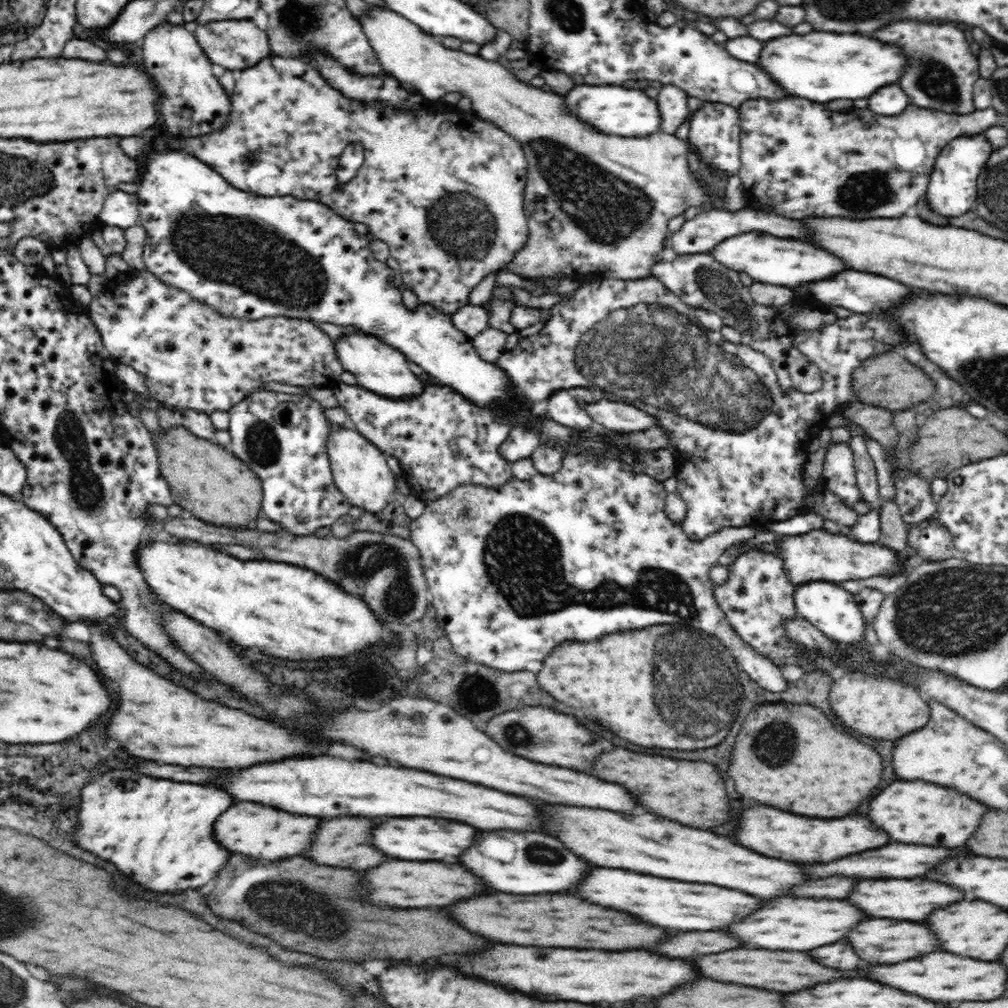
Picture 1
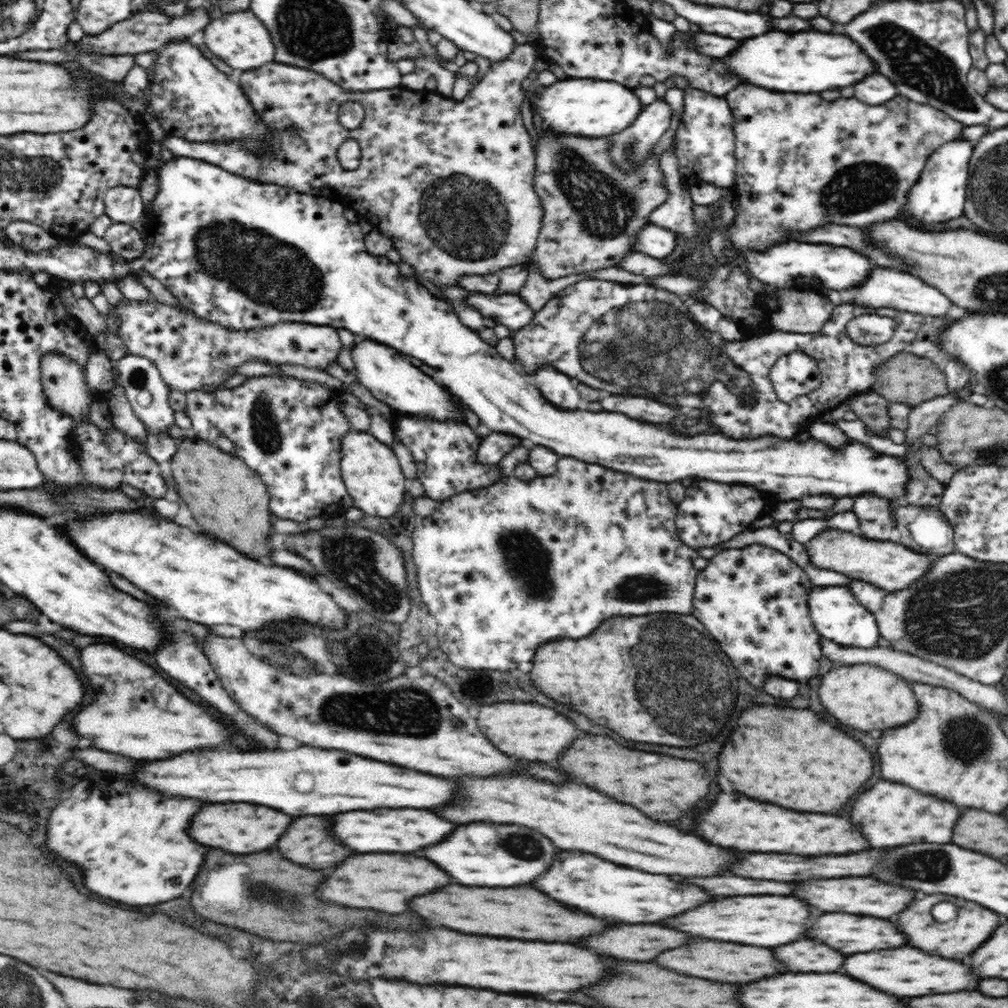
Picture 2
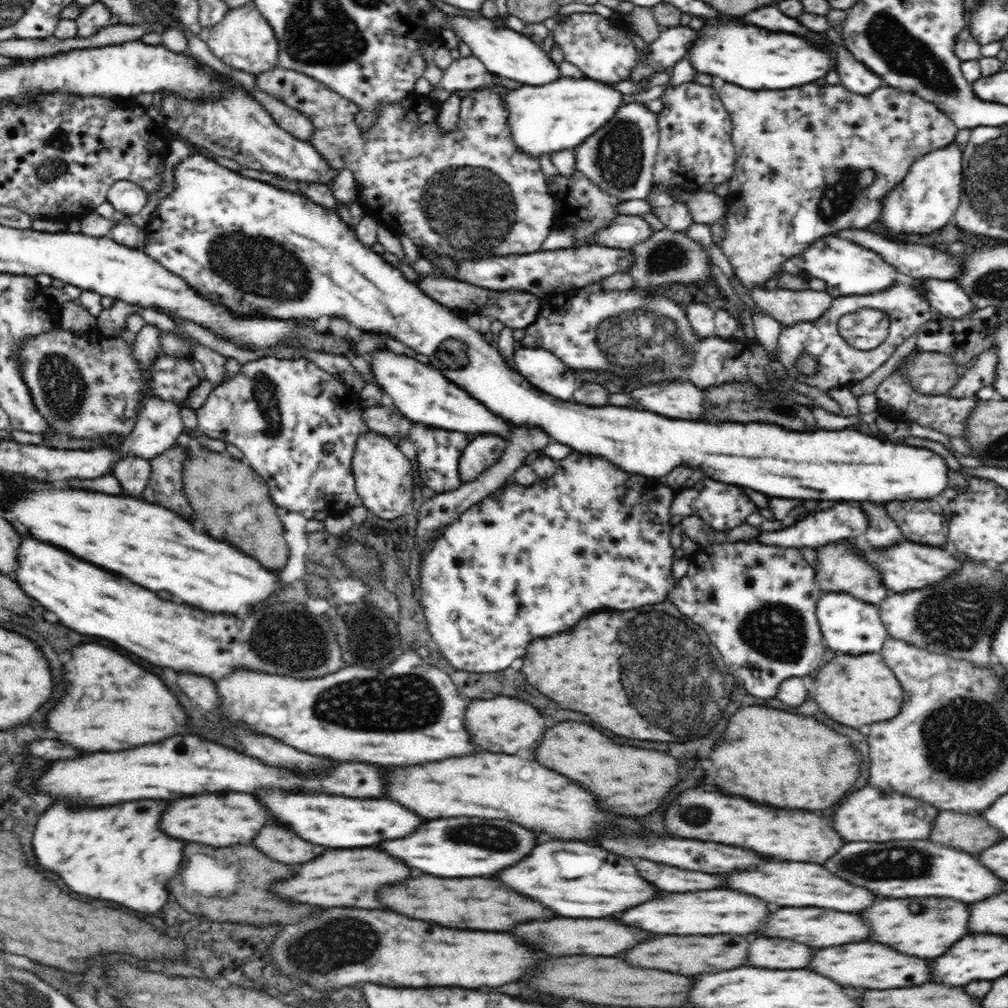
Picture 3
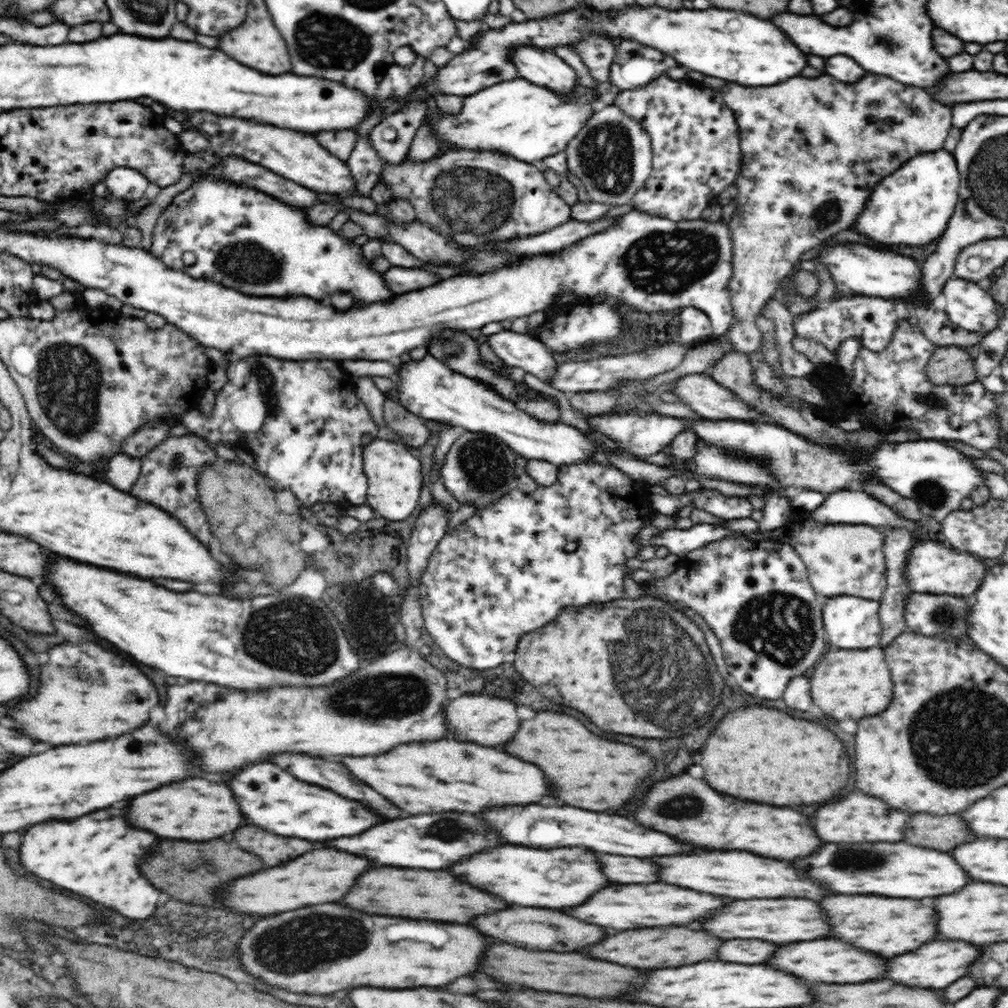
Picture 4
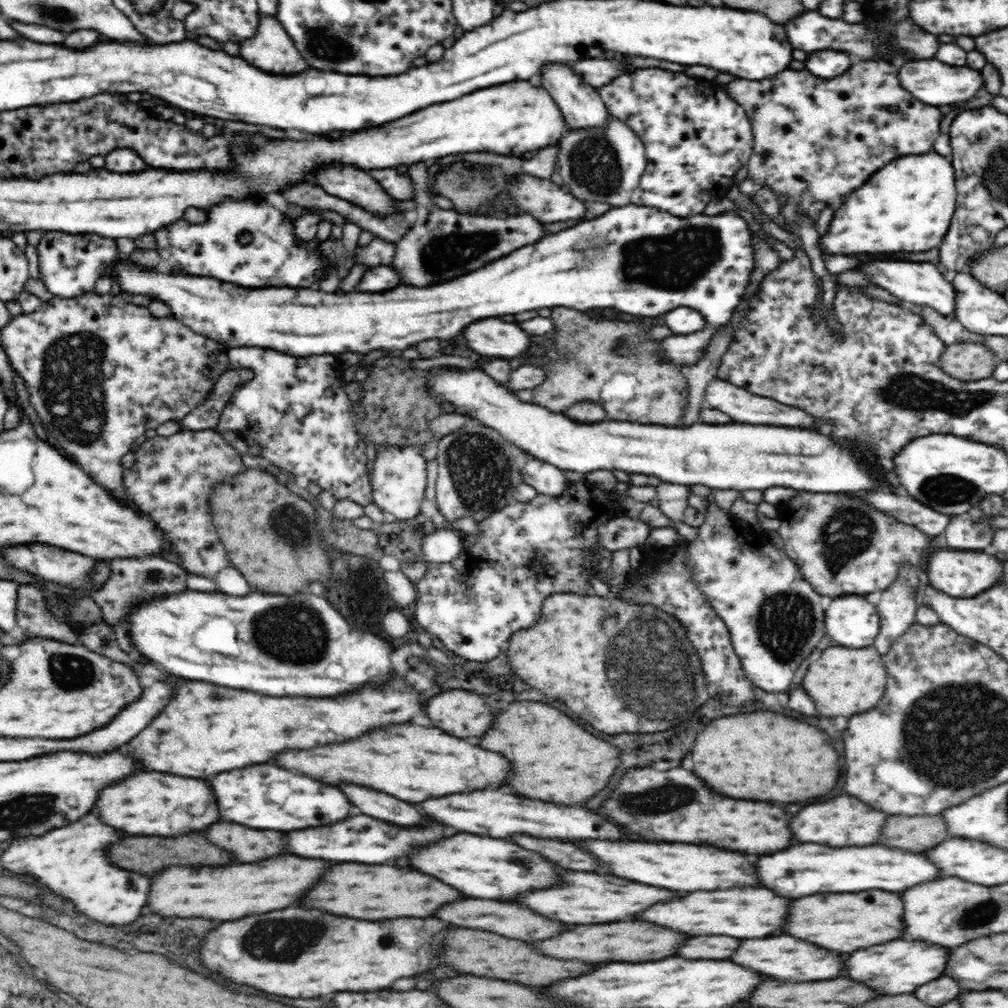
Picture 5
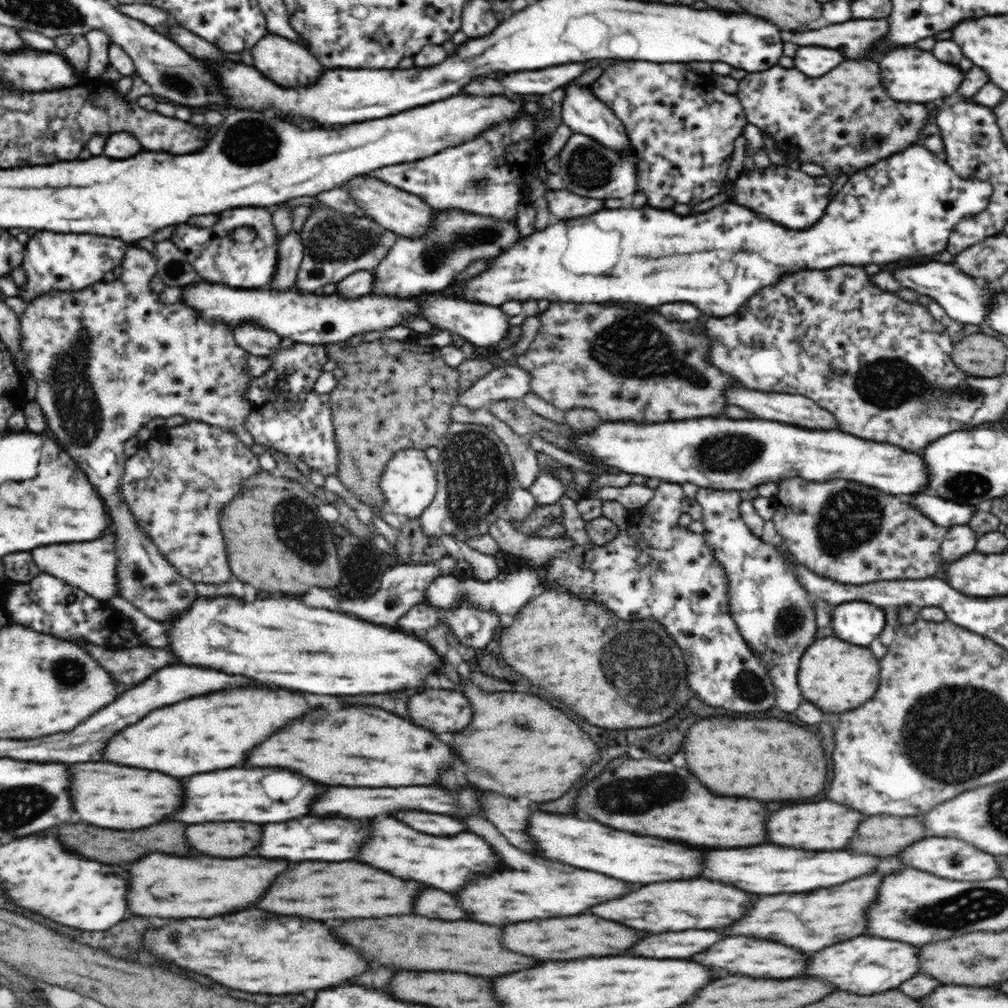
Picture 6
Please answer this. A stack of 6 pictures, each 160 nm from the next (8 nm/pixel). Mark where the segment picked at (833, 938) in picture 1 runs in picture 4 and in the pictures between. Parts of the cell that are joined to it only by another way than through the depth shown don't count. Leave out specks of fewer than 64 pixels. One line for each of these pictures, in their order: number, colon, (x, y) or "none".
2: (767, 921)
3: (713, 911)
4: (623, 907)

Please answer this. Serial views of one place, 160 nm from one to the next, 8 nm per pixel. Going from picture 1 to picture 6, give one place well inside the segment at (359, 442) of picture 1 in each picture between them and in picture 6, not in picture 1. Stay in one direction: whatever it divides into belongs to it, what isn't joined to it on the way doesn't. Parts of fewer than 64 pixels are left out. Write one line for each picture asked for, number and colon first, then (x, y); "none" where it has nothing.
2: (370, 470)
3: (383, 477)
4: (394, 475)
5: (398, 479)
6: (409, 481)

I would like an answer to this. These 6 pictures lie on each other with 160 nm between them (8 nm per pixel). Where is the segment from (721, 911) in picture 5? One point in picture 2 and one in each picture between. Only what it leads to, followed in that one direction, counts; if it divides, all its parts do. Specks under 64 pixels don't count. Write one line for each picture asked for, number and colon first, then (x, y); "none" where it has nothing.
2: (847, 933)
3: (823, 928)
4: (781, 920)

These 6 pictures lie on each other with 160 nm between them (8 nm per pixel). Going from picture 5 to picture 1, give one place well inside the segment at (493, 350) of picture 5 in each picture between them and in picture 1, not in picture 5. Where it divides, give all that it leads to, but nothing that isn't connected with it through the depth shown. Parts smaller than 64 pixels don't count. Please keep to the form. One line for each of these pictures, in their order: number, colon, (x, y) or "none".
1: (562, 407)
2: (557, 388)
3: (543, 369)
4: (521, 350)

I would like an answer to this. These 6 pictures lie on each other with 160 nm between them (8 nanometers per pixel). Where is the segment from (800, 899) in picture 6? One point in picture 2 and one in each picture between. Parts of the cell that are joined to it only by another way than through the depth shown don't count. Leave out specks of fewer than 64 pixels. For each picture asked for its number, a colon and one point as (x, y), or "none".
2: (956, 939)
3: (926, 935)
4: (887, 926)
5: (843, 922)

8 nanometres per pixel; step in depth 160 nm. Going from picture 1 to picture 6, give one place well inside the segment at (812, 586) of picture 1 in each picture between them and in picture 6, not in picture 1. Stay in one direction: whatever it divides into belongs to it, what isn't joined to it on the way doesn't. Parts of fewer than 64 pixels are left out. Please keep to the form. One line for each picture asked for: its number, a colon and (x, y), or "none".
2: (837, 615)
3: (849, 626)
4: (851, 623)
5: (850, 620)
6: (859, 623)

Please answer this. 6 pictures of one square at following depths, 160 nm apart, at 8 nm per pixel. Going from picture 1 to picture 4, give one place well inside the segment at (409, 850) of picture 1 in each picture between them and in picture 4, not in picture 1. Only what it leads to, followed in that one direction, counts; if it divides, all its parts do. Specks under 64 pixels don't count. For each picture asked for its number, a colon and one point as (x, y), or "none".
2: (385, 830)
3: (328, 820)
4: (269, 797)

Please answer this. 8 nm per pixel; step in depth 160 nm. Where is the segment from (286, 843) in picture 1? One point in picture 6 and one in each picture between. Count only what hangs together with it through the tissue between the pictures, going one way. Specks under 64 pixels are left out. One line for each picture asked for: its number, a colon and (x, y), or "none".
2: (240, 828)
3: (228, 819)
4: (198, 810)
5: (153, 803)
6: (106, 795)

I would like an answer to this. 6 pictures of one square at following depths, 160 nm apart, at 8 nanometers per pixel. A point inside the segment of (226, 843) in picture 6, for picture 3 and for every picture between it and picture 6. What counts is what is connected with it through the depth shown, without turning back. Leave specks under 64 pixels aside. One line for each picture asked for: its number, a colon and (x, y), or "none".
3: (282, 845)
4: (273, 849)
5: (248, 845)

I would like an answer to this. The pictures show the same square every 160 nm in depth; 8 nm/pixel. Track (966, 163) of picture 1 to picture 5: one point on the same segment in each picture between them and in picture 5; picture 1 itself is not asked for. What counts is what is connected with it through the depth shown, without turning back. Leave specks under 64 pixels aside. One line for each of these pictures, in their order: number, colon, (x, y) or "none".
2: (938, 195)
3: (925, 199)
4: (912, 206)
5: (907, 206)

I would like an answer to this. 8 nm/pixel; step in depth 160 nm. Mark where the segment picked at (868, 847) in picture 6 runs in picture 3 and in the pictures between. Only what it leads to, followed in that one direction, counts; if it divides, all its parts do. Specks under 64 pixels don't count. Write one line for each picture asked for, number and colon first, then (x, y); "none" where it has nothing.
3: (969, 833)
4: (939, 832)
5: (916, 833)

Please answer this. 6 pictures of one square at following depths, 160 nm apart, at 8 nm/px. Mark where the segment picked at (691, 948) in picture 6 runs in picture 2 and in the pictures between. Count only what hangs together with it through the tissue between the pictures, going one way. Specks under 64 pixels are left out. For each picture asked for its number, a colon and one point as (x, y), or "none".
2: (803, 956)
3: (777, 953)
4: (742, 951)
5: (704, 946)

